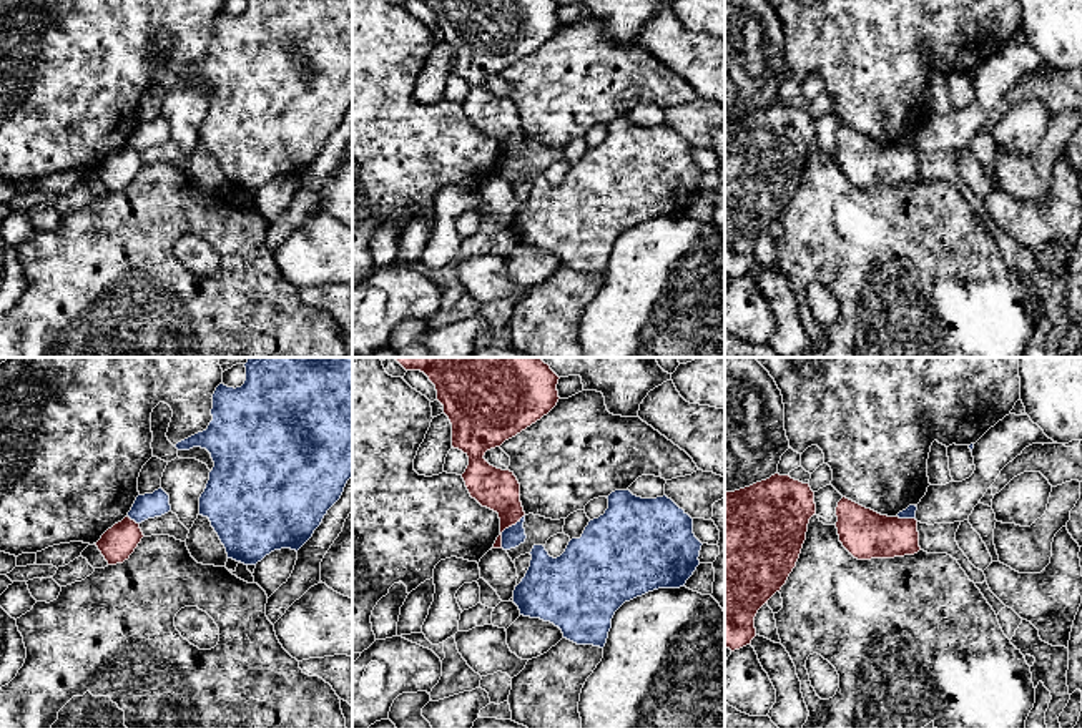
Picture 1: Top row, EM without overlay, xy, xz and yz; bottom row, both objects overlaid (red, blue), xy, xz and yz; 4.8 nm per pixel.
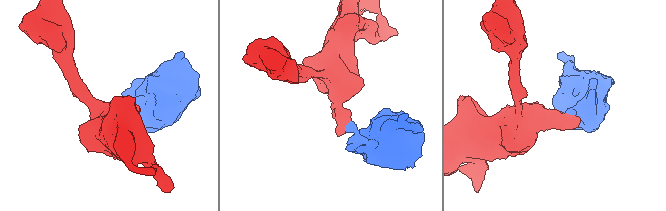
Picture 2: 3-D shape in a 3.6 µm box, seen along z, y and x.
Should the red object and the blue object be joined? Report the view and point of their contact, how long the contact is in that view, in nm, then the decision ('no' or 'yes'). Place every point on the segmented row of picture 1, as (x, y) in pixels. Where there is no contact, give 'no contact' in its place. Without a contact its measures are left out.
meets red in xz at (506, 527); contact 200 nm long; no

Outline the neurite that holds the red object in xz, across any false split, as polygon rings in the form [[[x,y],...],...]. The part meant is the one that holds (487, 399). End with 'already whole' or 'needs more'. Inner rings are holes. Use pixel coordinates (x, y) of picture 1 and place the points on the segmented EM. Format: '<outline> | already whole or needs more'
[[[394,357],[406,371],[421,371],[435,386],[437,401],[452,424],[452,447],[469,457],[462,474],[472,499],[499,514],[500,535],[492,548],[502,548],[502,532],[525,515],[520,484],[514,472],[490,465],[484,455],[500,447],[543,416],[558,402],[558,376],[540,357]]] | already whole

